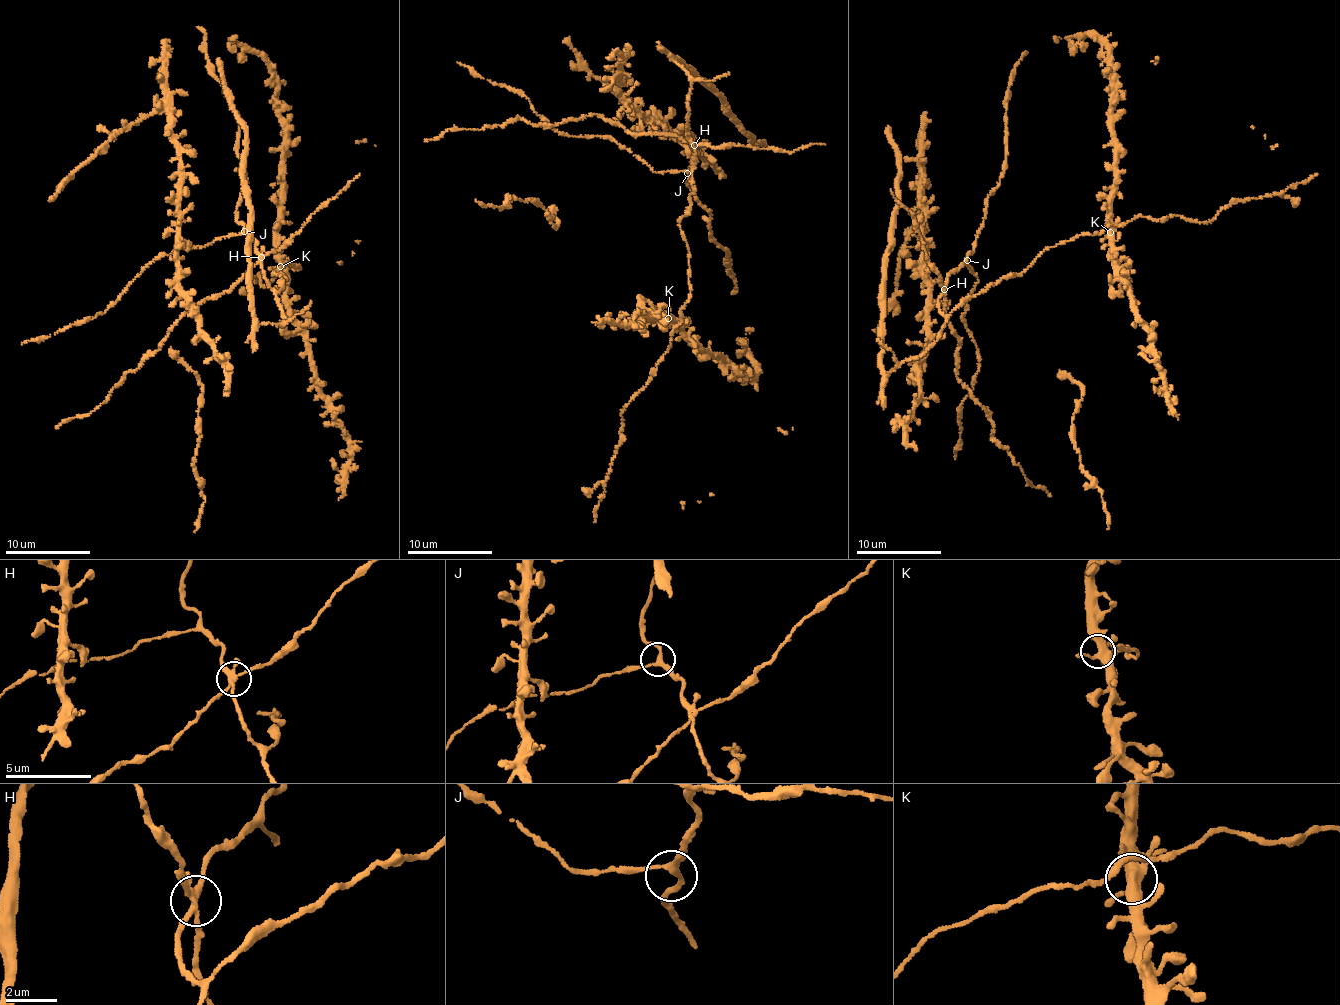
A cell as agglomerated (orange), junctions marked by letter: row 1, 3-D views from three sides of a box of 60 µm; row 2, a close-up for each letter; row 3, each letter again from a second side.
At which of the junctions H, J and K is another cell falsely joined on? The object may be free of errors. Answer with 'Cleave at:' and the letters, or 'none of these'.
Cleave at: H

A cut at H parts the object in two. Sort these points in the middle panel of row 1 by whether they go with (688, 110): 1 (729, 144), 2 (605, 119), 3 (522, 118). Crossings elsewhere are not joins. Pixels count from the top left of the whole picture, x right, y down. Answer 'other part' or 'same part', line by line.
1: other part
2: other part
3: other part

